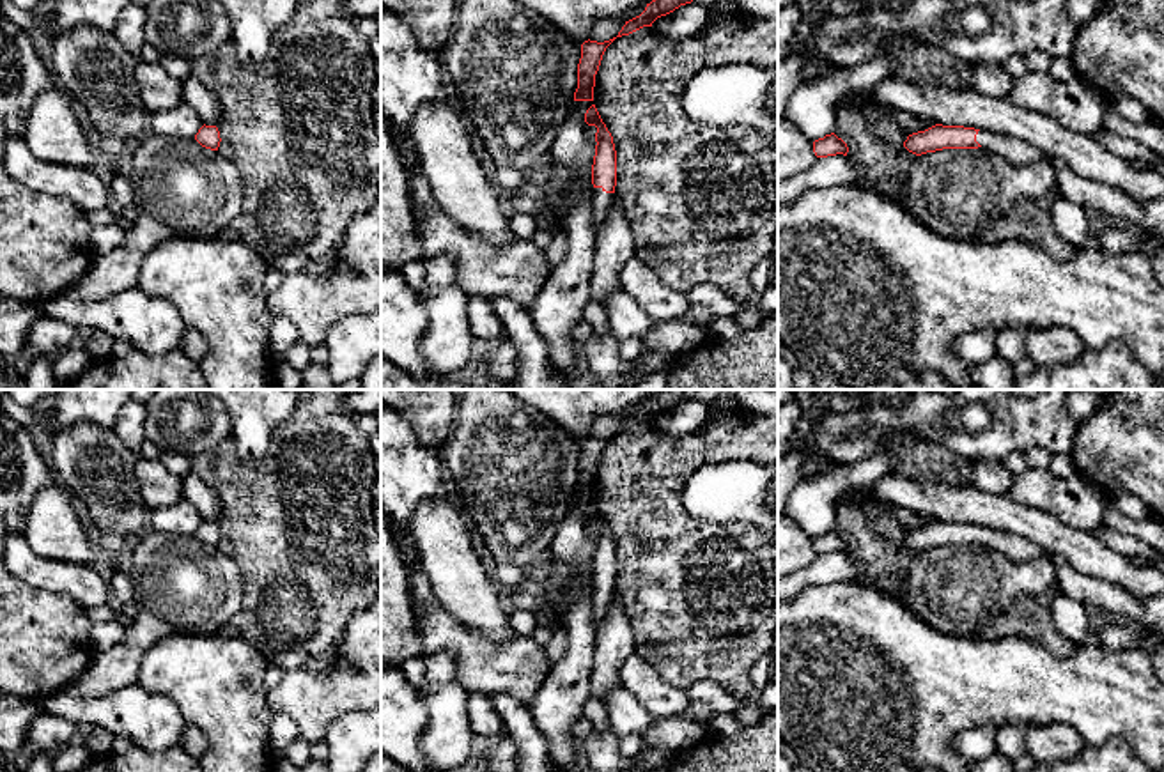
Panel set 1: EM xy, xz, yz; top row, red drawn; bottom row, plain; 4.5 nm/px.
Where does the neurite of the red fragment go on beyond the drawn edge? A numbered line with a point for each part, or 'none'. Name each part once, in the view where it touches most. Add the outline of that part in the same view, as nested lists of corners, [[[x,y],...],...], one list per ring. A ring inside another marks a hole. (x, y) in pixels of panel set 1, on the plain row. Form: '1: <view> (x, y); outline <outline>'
1: xz (601, 597); outline [[[594,584],[592,607],[594,607],[595,630],[602,625],[606,618],[611,597],[613,597],[613,590],[606,590],[602,584]]]

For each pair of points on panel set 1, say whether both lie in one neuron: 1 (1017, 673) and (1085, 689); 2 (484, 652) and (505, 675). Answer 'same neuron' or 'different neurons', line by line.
1: same neuron
2: same neuron

